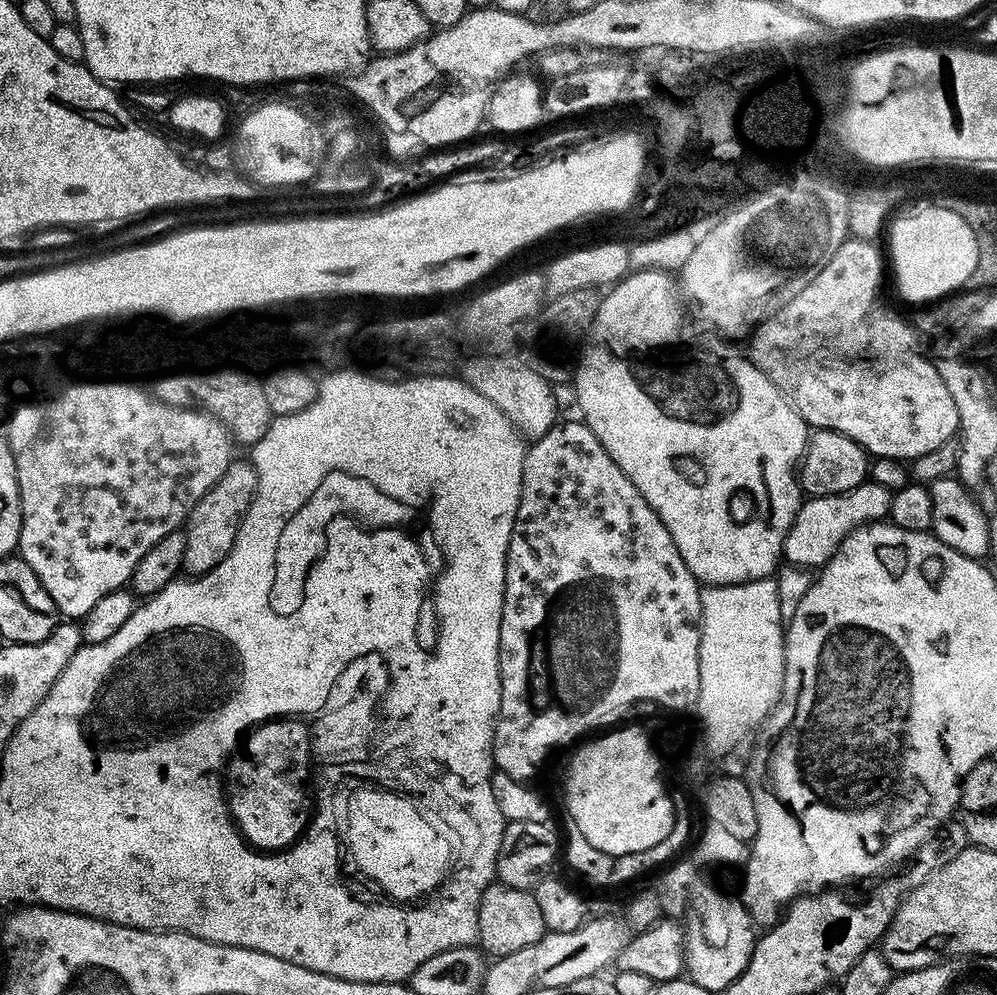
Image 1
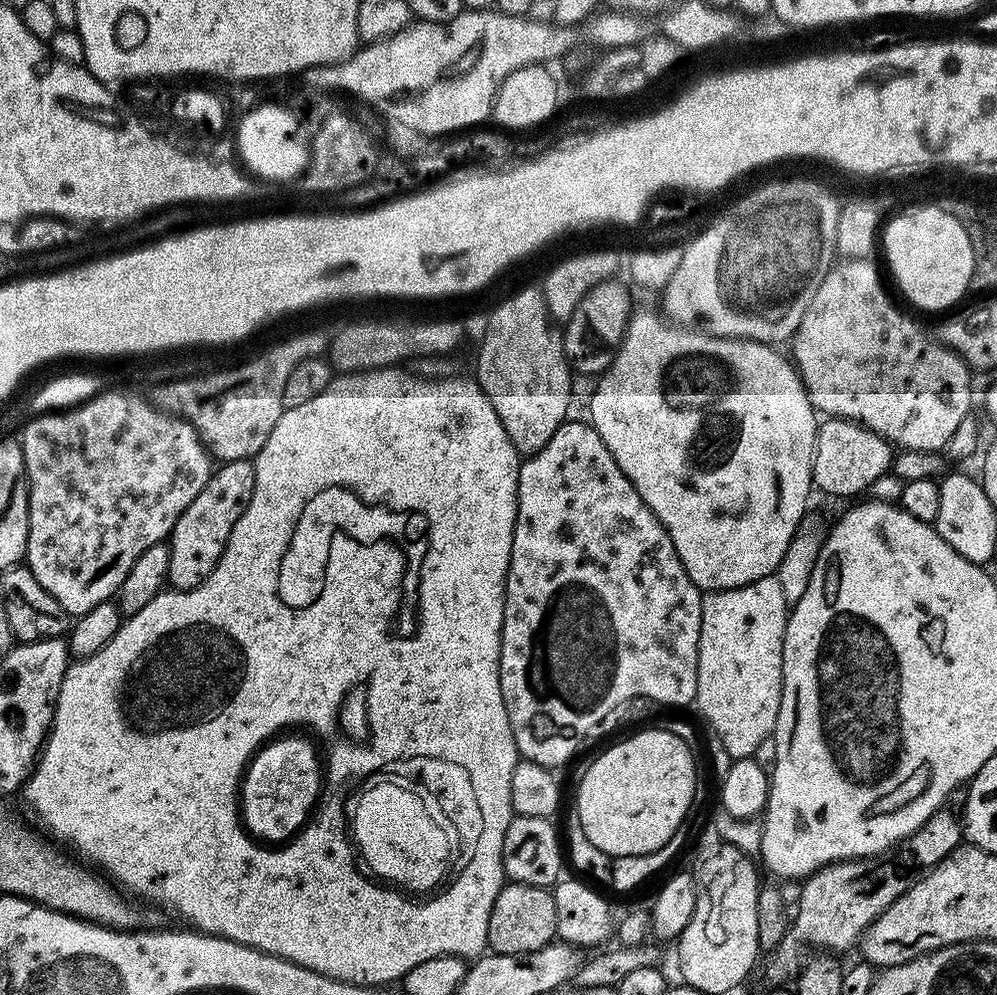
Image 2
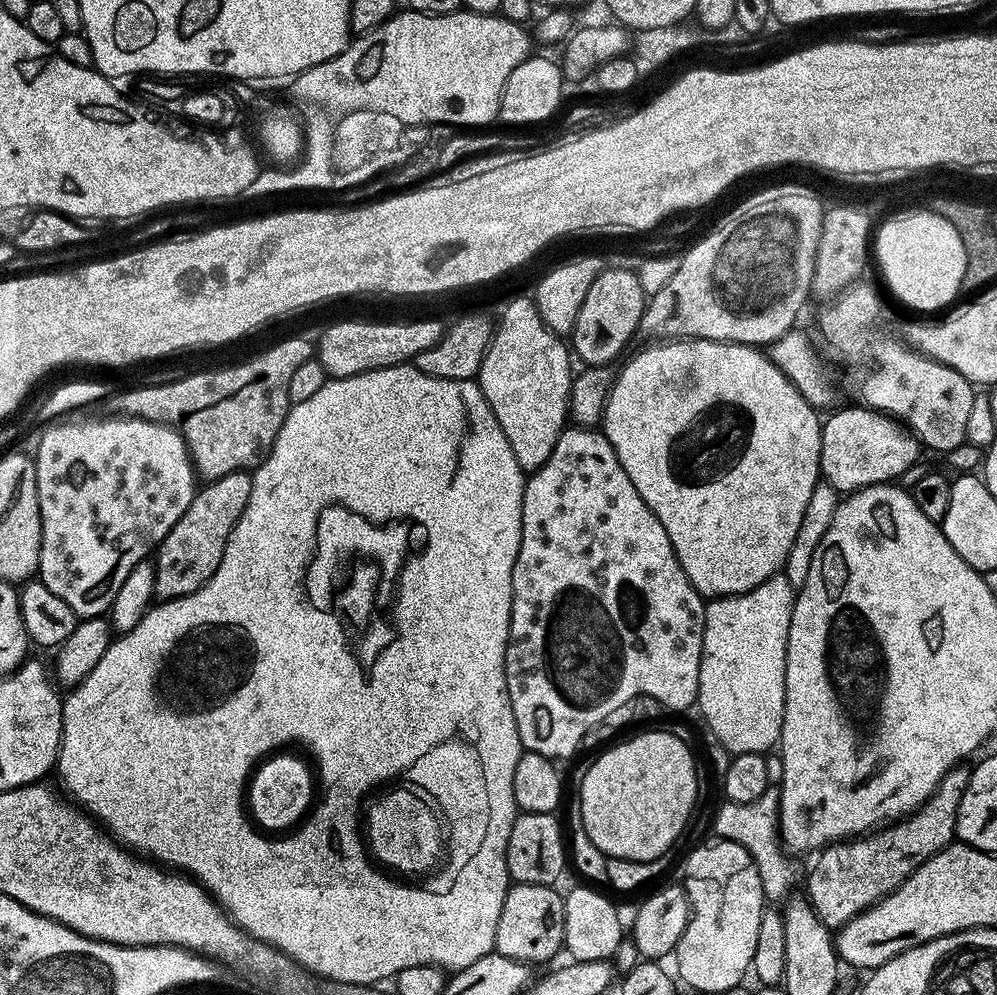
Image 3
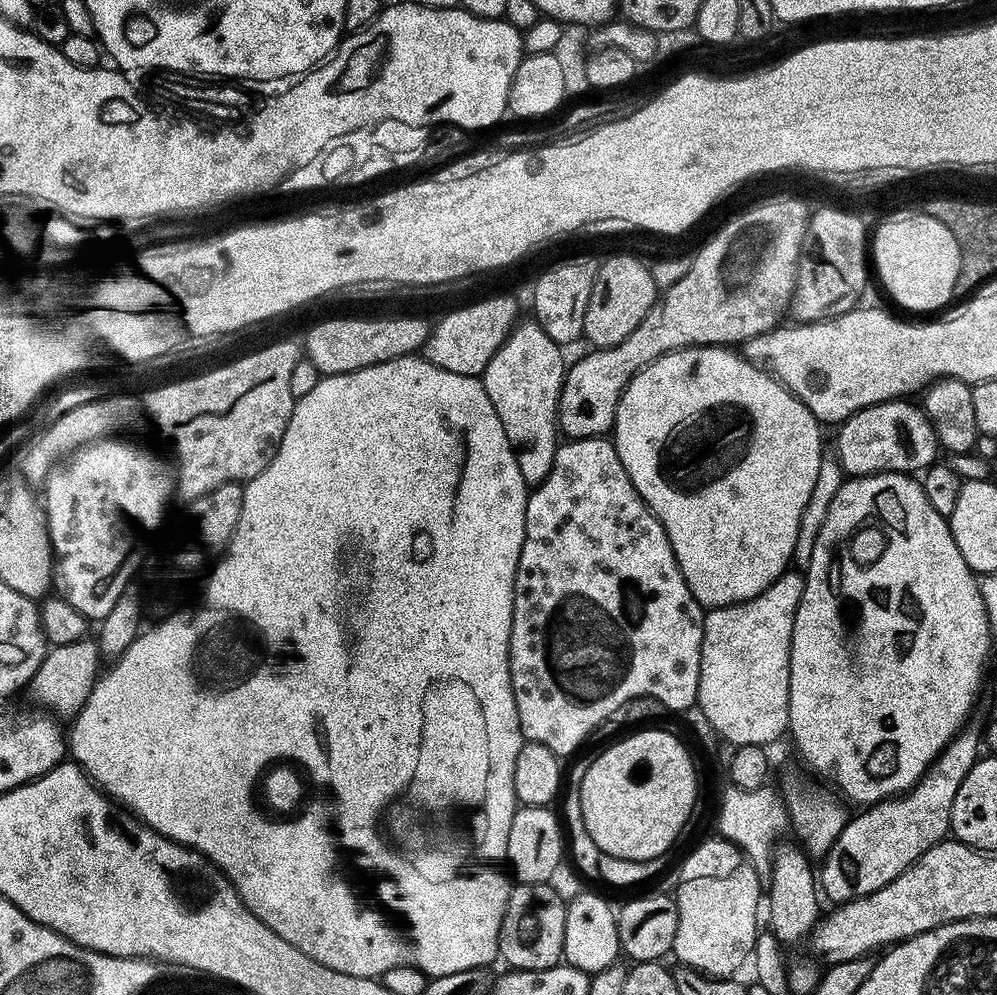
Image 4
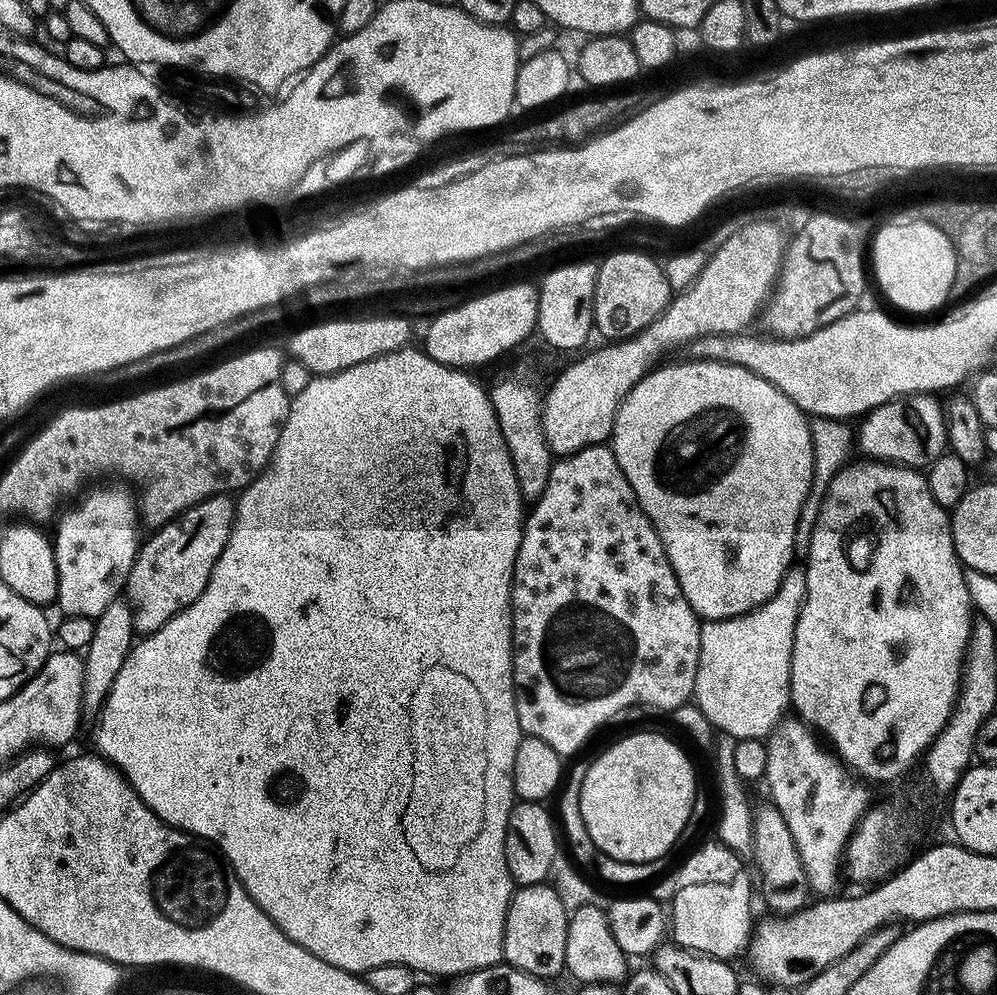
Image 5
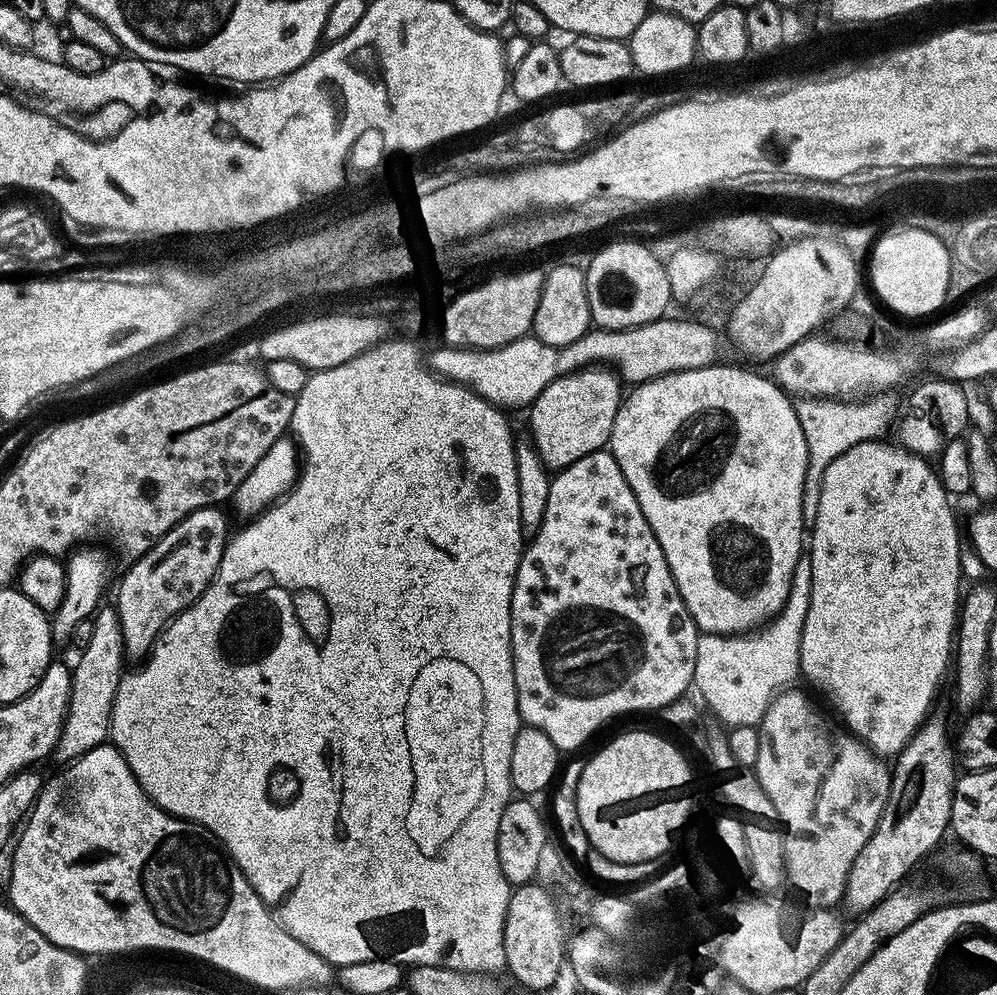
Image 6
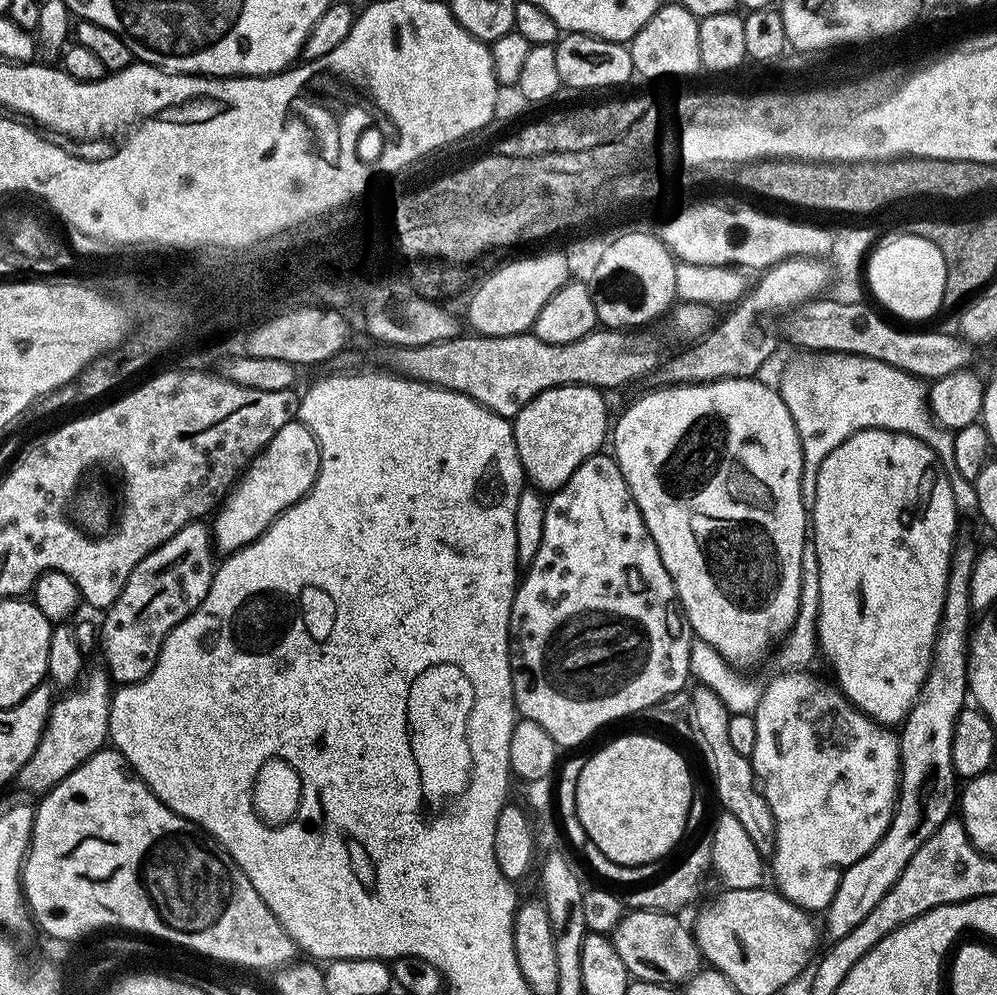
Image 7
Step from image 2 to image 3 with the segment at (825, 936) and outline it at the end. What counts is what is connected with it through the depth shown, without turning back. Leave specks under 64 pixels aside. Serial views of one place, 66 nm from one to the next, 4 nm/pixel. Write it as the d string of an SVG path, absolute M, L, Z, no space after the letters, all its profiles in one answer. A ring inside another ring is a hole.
M967 767L952 768L940 779L940 785L932 791L931 798L916 811L875 829L871 834L833 842L815 857L817 860L813 862L812 869L808 868L806 872L807 903L826 927L839 930L847 920L853 920L871 904L888 896L902 882L906 882L918 866L956 840L958 802L962 802L962 794L966 794L968 774Z

